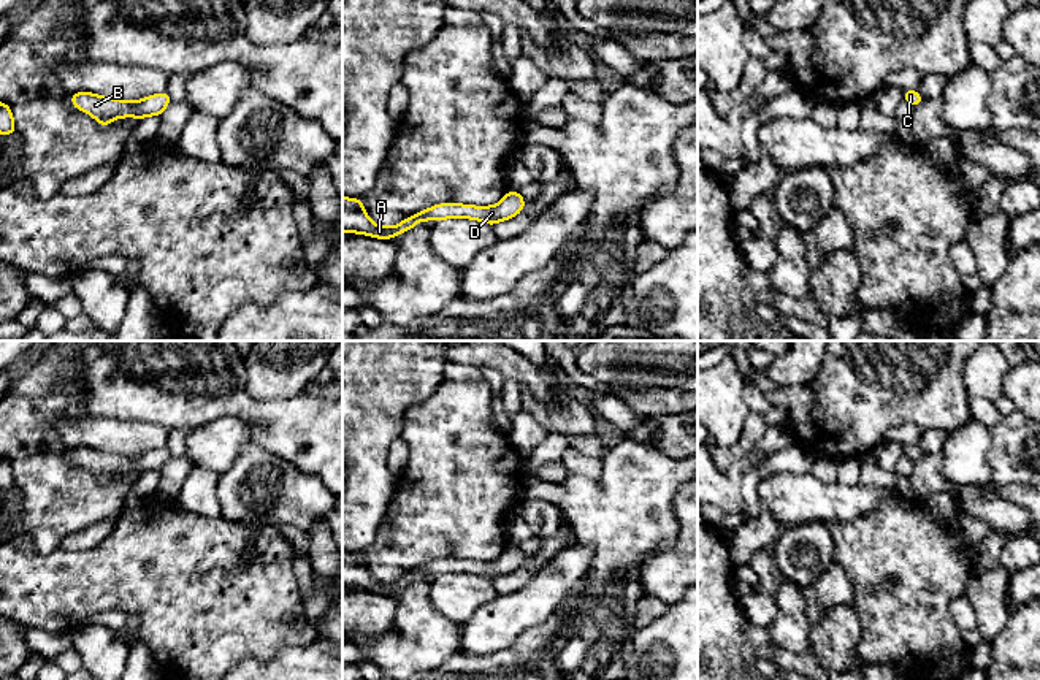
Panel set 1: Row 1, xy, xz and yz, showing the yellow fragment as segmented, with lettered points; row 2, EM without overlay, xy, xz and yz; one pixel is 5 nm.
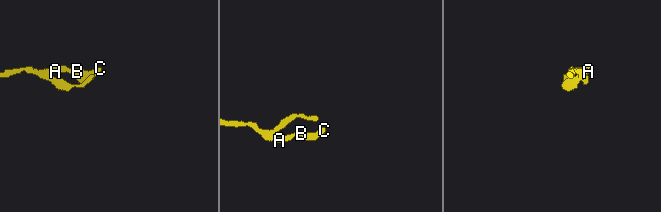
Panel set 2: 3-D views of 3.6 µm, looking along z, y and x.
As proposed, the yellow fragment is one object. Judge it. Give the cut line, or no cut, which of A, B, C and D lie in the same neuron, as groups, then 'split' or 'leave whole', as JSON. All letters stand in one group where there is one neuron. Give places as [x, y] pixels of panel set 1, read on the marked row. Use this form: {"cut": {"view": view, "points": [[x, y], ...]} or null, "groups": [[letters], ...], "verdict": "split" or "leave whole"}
{"cut": null, "groups": [["A", "B", "C", "D"]], "verdict": "leave whole"}

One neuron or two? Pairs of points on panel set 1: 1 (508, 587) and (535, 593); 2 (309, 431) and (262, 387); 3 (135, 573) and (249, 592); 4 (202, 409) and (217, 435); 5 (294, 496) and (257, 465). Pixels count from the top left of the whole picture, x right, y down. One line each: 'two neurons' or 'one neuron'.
1: two neurons
2: two neurons
3: one neuron
4: two neurons
5: one neuron

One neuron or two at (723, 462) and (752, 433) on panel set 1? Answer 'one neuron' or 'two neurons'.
one neuron

